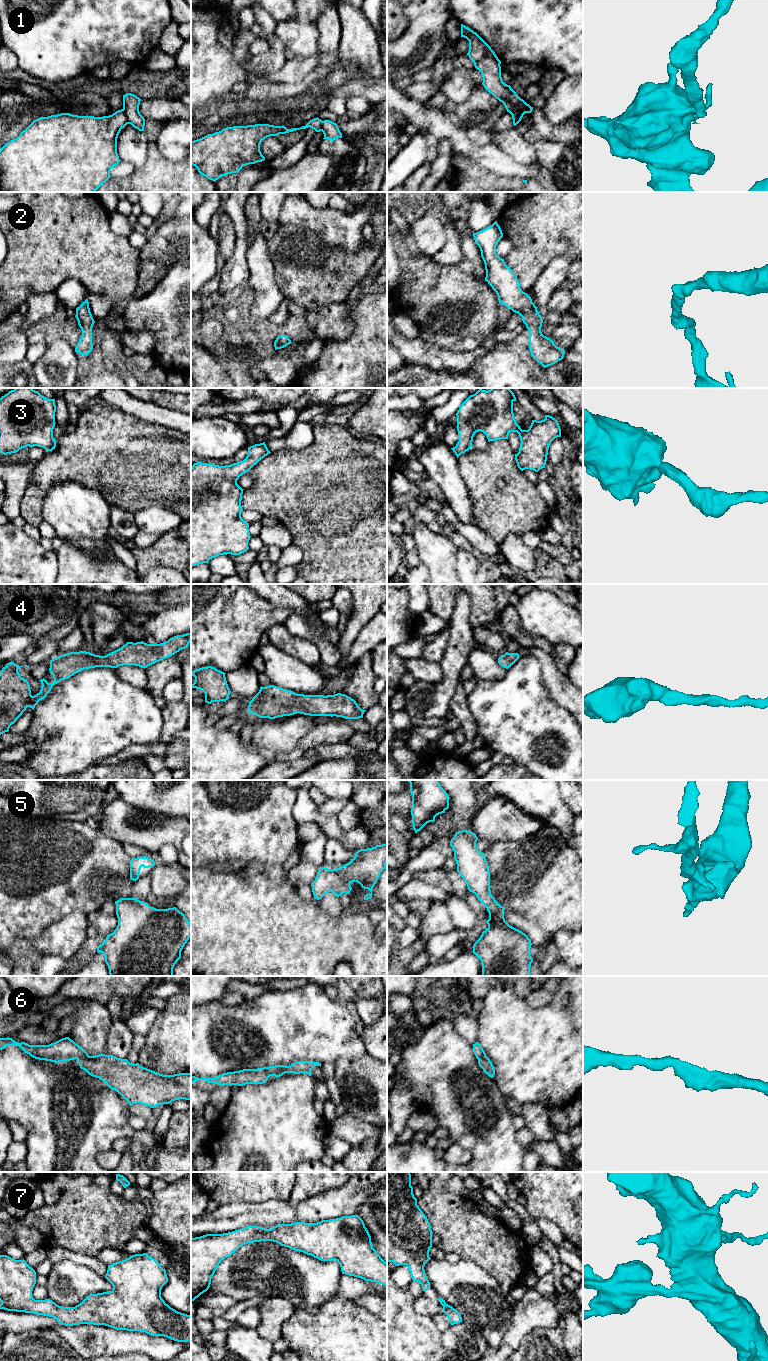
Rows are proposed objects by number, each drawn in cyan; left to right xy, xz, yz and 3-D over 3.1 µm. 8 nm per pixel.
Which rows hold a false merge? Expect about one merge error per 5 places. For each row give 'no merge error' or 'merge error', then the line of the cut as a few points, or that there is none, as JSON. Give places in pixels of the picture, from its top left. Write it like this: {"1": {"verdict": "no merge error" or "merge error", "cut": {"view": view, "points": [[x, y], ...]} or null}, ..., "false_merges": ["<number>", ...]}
{"1": {"verdict": "merge error", "cut": {"view": "xy", "points": [[122, 109], [128, 123]]}}, "2": {"verdict": "no merge error", "cut": null}, "3": {"verdict": "no merge error", "cut": null}, "4": {"verdict": "no merge error", "cut": null}, "5": {"verdict": "no merge error", "cut": null}, "6": {"verdict": "no merge error", "cut": null}, "7": {"verdict": "no merge error", "cut": null}, "false_merges": ["1"]}

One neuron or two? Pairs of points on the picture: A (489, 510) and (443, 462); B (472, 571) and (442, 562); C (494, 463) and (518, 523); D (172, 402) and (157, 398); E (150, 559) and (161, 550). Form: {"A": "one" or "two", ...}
{"A": "two", "B": "two", "C": "one", "D": "one", "E": "one"}

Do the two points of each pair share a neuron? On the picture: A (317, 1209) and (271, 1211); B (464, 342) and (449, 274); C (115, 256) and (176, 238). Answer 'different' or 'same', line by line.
A: same
B: same
C: different

